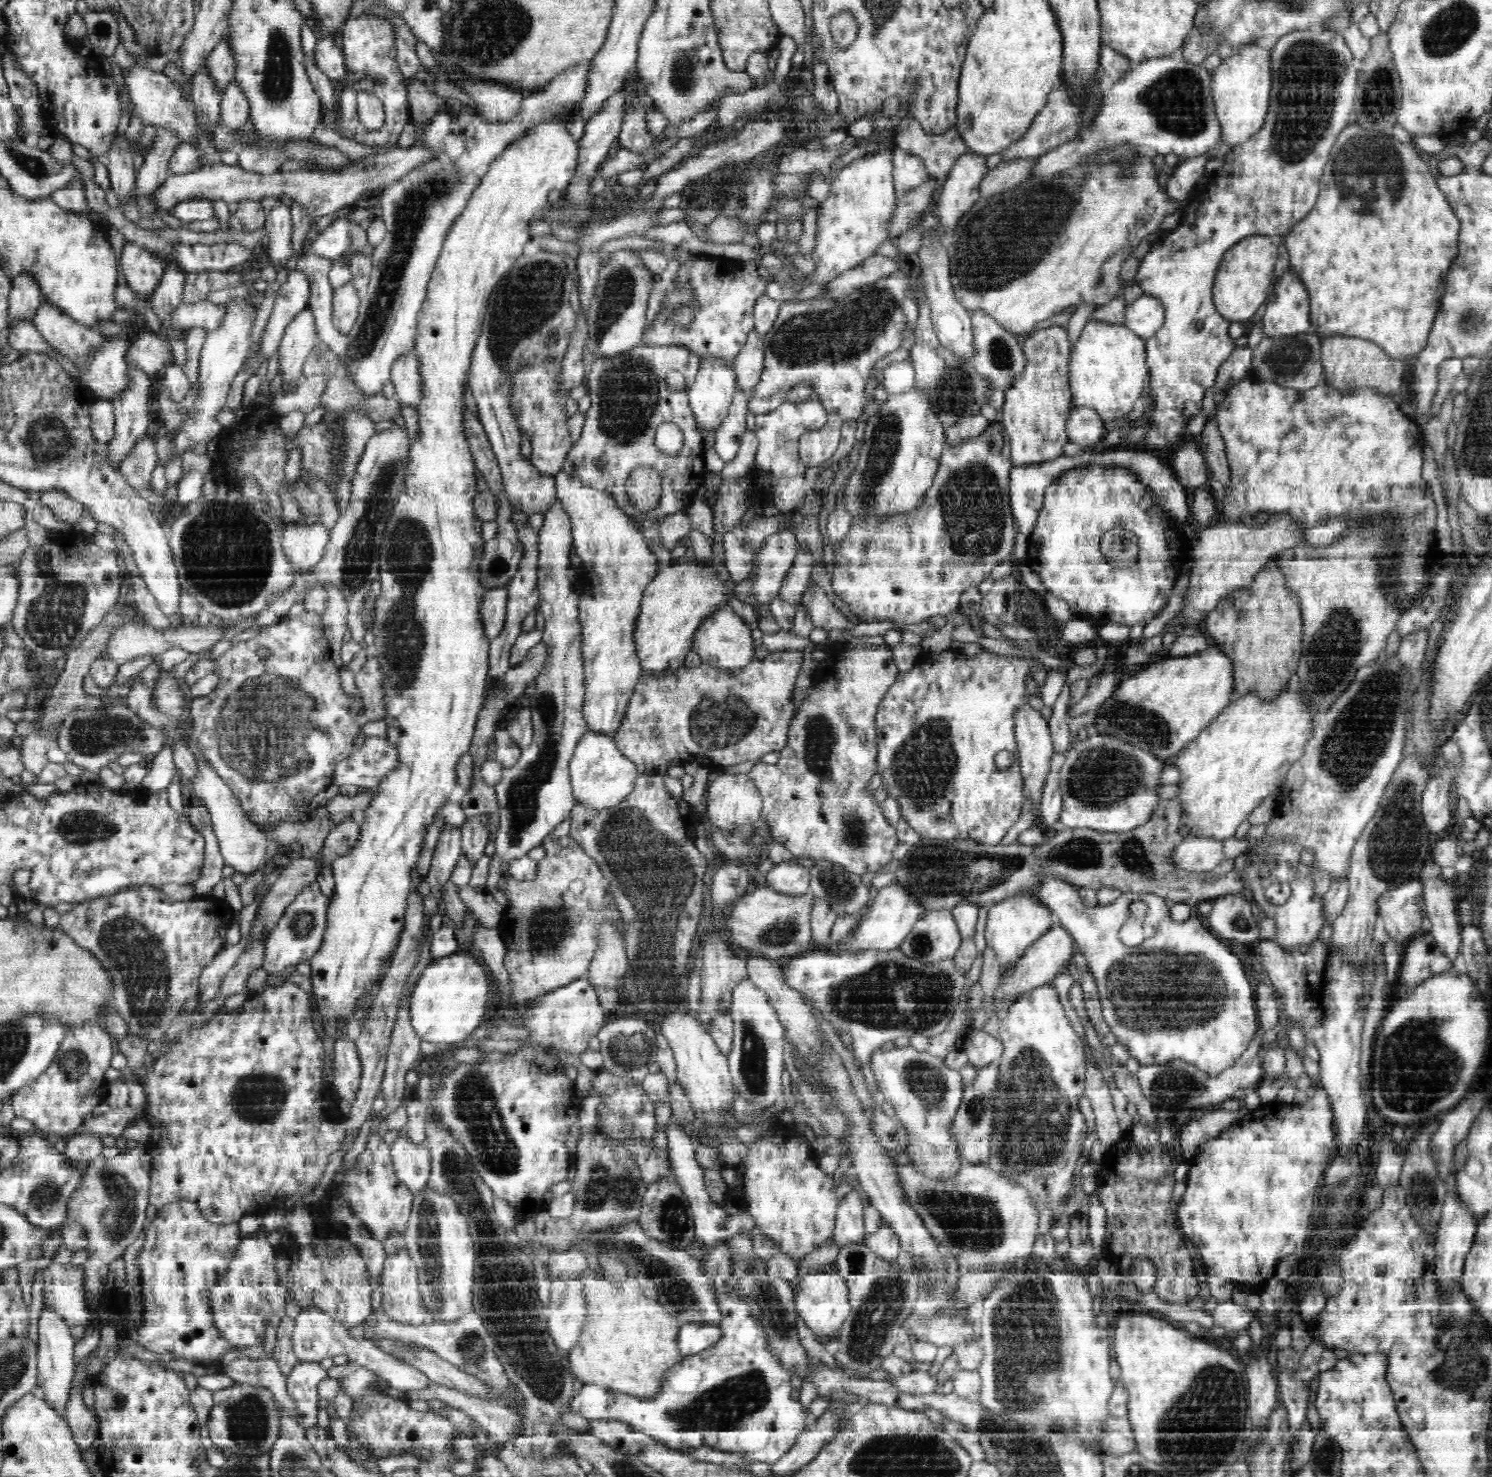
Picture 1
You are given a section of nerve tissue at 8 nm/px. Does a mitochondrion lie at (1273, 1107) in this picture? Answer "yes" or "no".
no

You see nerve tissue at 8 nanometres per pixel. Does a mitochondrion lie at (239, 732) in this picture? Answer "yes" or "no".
yes

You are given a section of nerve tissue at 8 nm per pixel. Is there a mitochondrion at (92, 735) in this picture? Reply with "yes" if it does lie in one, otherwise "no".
yes

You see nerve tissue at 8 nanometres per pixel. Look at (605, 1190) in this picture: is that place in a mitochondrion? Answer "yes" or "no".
yes

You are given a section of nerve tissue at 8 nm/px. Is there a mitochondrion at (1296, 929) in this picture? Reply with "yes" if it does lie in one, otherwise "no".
no

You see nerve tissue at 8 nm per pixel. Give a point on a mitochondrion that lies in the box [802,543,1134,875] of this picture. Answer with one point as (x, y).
(923, 765)

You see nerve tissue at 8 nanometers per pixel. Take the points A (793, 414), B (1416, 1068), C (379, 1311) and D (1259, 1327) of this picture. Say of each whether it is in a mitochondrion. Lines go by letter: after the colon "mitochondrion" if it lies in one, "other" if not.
A: other
B: mitochondrion
C: other
D: other

